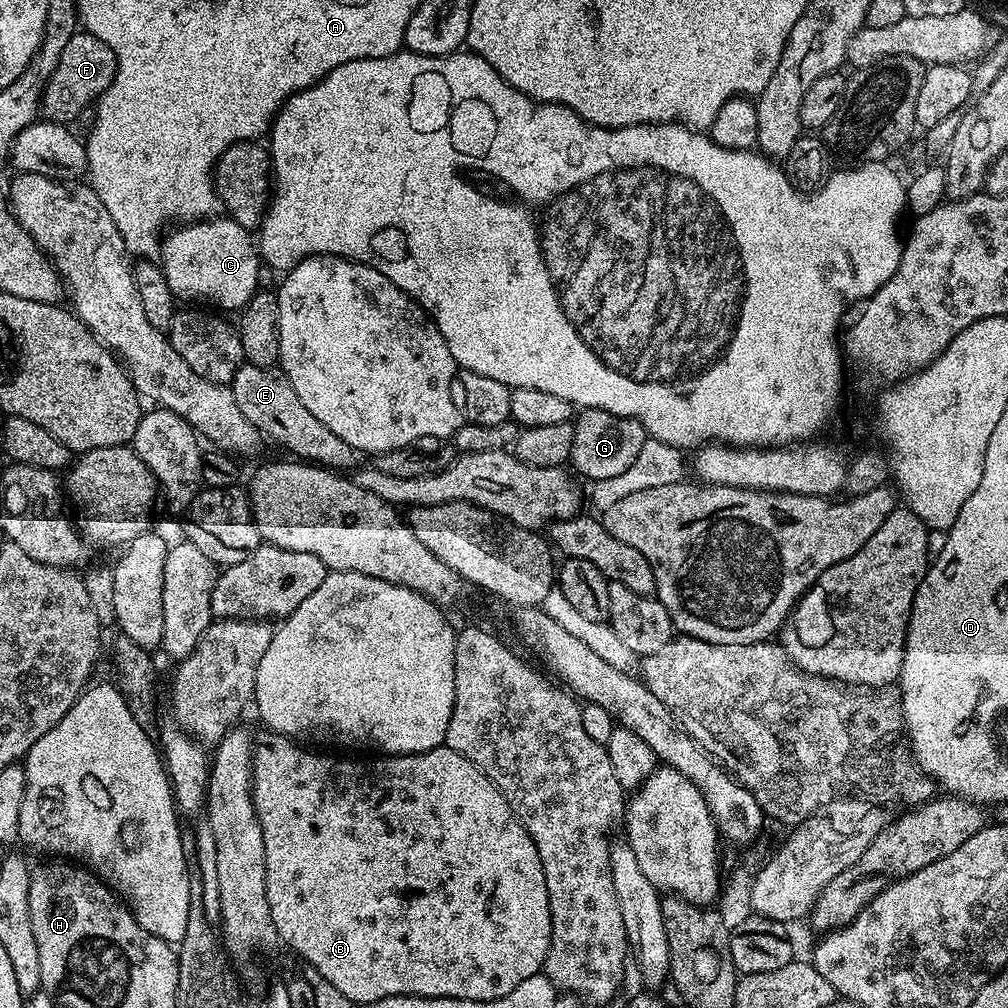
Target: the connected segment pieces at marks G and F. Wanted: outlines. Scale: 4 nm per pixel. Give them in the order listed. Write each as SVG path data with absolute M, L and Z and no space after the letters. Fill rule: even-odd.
M597 408L583 409L575 417L572 429L574 446L570 446L570 464L571 467L576 467L588 482L615 478L617 474L625 472L634 463L634 458L638 458L638 450L642 450L646 439L644 428L637 420Z
M77 30L70 42L63 48L62 56L54 74L45 86L40 107L43 115L53 124L75 125L75 120L84 111L91 109L99 101L100 96L112 85L116 77L116 55L102 38L94 38L94 34Z

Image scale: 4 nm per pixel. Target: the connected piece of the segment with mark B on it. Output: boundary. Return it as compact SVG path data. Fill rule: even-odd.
M271 730L261 731L261 736L257 735L254 740L252 750L252 797L254 806L258 814L258 822L262 822L262 834L264 835L264 845L266 846L266 902L270 902L270 918L272 925L276 927L277 937L292 947L291 951L295 955L301 956L326 982L331 982L335 988L342 990L346 998L352 1001L353 1005L370 1006L382 998L391 996L433 996L434 998L458 998L459 1000L497 1000L514 986L526 982L526 978L541 975L544 967L544 959L548 956L548 951L552 949L552 923L550 922L550 902L548 901L548 891L546 890L546 878L542 870L542 862L538 858L538 850L534 842L528 836L528 831L523 828L516 815L510 810L504 795L462 754L450 750L447 746L441 746L434 750L420 752L416 756L389 756L376 758L380 760L339 760L336 756L323 756L320 752L307 752L307 747L301 746L290 736L283 736Z

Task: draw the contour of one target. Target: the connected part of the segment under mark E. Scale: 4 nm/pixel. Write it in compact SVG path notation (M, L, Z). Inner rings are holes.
M245 362L238 374L234 374L230 387L242 414L250 418L250 422L261 434L267 439L269 436L274 443L281 444L293 457L333 470L352 470L357 467L356 449L342 442L342 438L338 438L334 430L326 430L326 426L322 426L322 422L318 422L318 418L314 418L314 414L306 410L306 405L298 399L294 386L290 386L286 374L279 367L264 367Z

